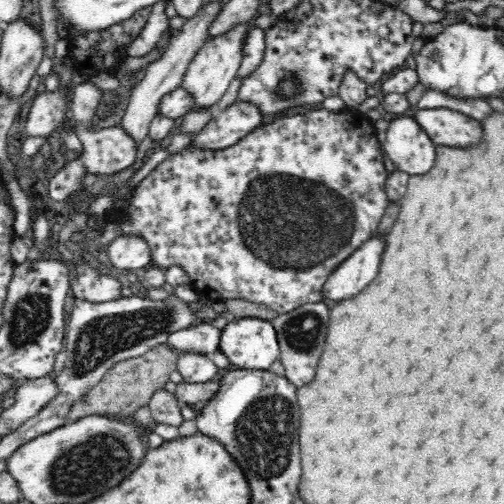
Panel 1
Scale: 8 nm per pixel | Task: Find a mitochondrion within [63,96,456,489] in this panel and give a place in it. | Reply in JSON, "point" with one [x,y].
{"point":[295,221]}

